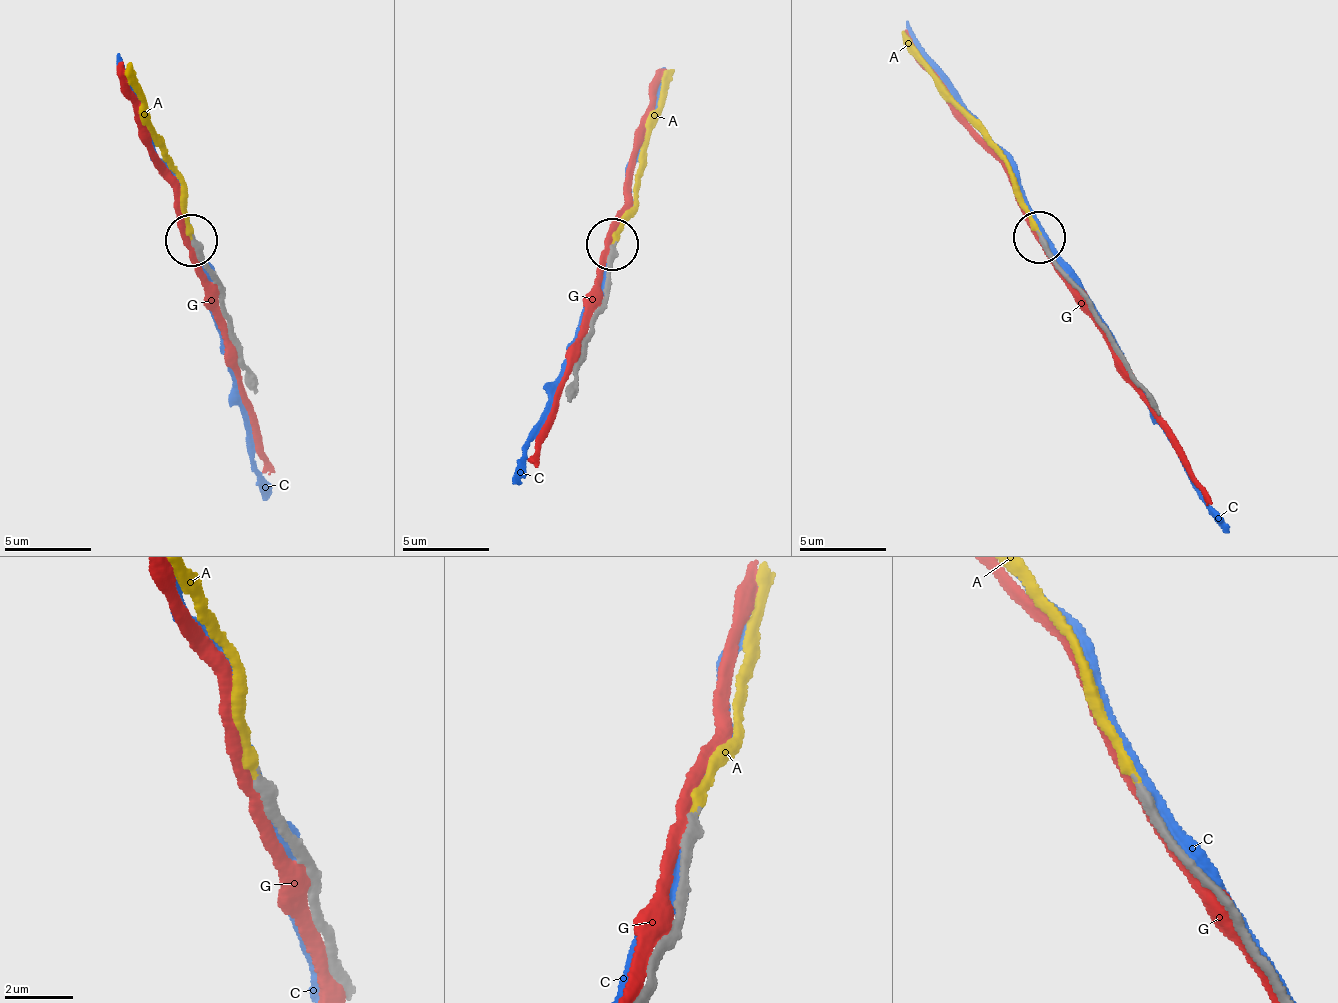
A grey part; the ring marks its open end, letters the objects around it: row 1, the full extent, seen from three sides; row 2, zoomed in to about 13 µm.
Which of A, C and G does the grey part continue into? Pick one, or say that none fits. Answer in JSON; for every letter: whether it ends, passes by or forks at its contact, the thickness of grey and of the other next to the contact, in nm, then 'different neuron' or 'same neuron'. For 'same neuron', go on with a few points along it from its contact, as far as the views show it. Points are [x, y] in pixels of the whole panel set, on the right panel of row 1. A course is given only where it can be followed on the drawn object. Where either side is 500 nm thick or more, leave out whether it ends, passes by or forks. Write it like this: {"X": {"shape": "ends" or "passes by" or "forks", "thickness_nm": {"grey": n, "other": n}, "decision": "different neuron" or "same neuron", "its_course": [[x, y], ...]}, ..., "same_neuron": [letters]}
{"A": {"shape": "ends", "thickness_nm": {"grey": 320, "other": 280}, "decision": "same neuron", "its_course": [[1042, 238], [1009, 163], [905, 31]]}, "C": {"shape": "passes by", "thickness_nm": {"grey": 240, "other": 360}, "decision": "different neuron"}, "G": {"shape": "passes by", "thickness_nm": {"grey": 400, "other": 320}, "decision": "different neuron"}, "same_neuron": ["A"]}

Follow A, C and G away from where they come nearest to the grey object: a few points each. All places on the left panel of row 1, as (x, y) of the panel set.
A: (193, 241), (181, 173), (128, 63)
C: (204, 261), (251, 468), (268, 498)
G: (195, 249), (198, 274), (251, 423), (254, 452), (270, 475)

